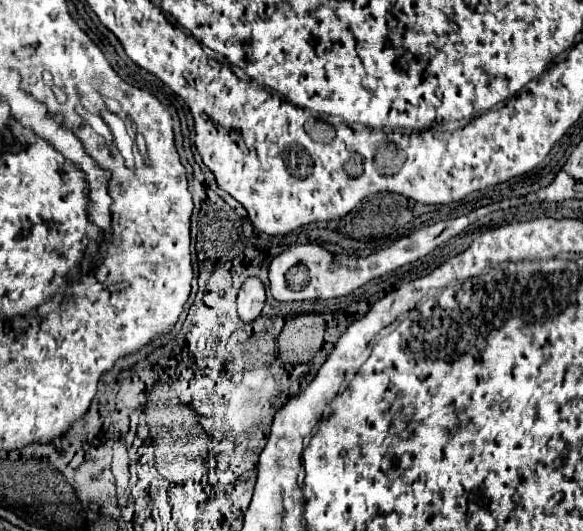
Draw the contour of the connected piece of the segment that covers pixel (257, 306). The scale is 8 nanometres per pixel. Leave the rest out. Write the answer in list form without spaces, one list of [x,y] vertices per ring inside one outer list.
[[[248,277],[238,293],[238,315],[244,323],[252,323],[266,301],[266,293],[264,293],[264,283],[258,277]]]

